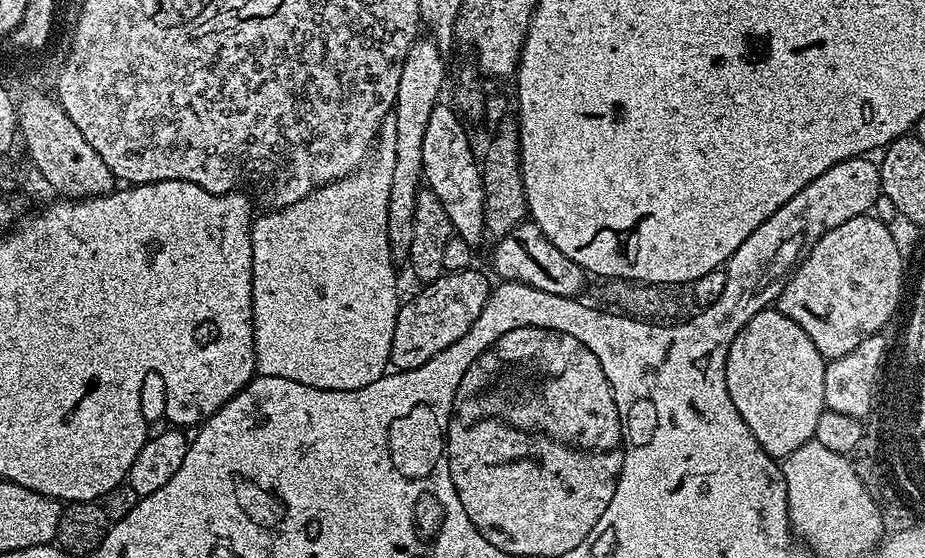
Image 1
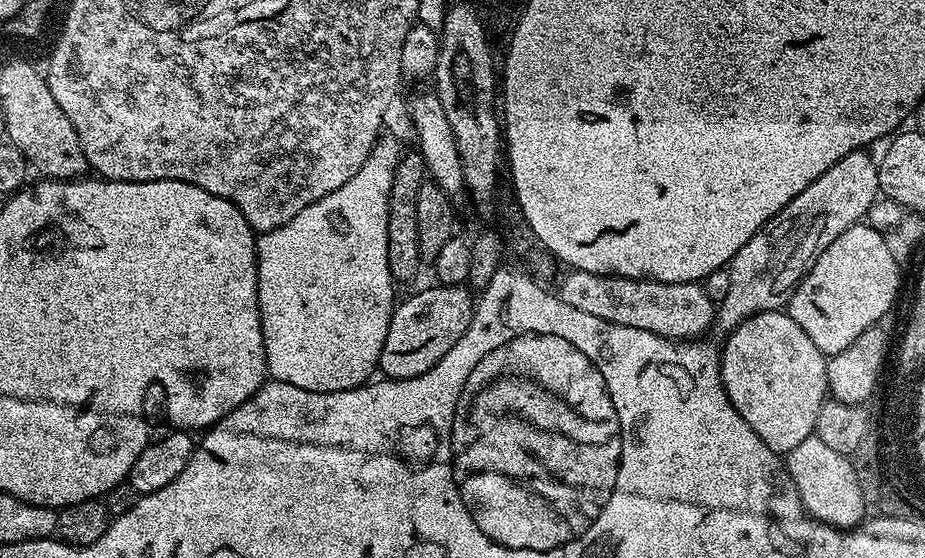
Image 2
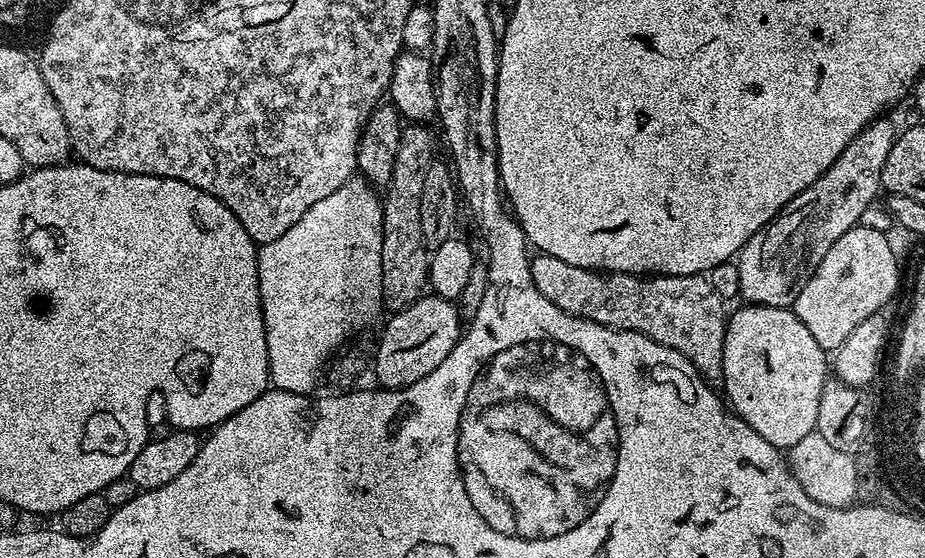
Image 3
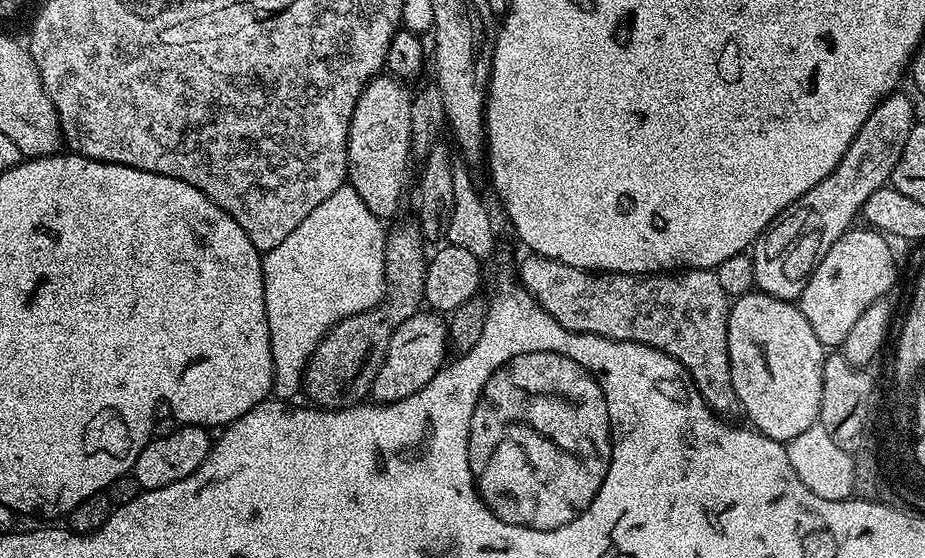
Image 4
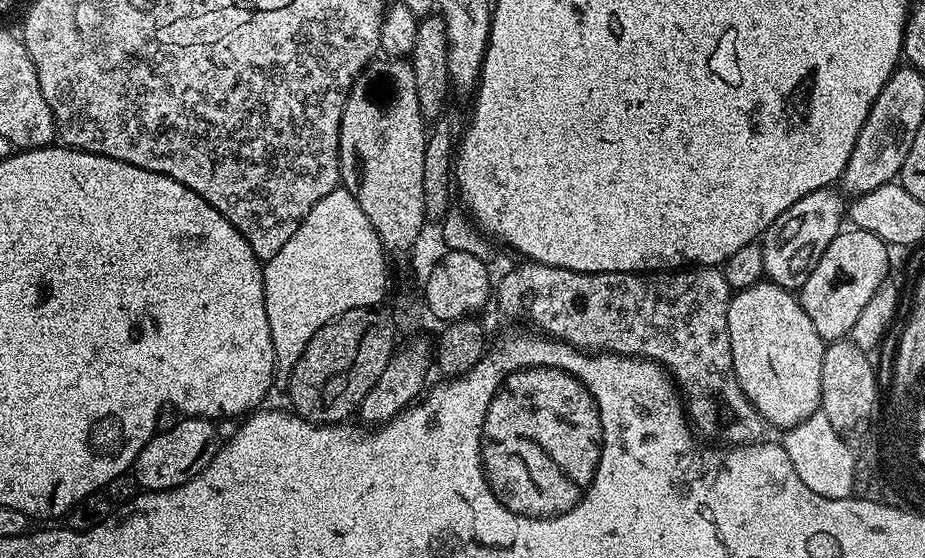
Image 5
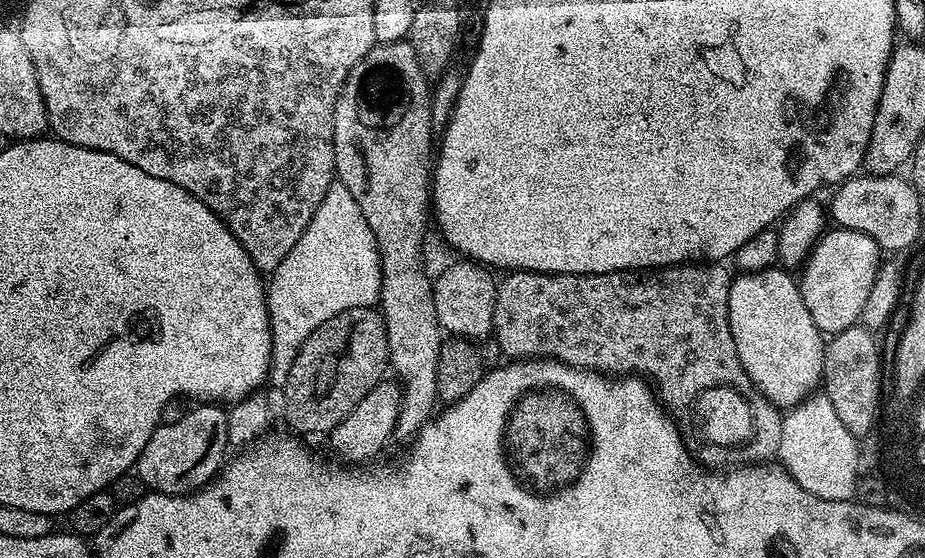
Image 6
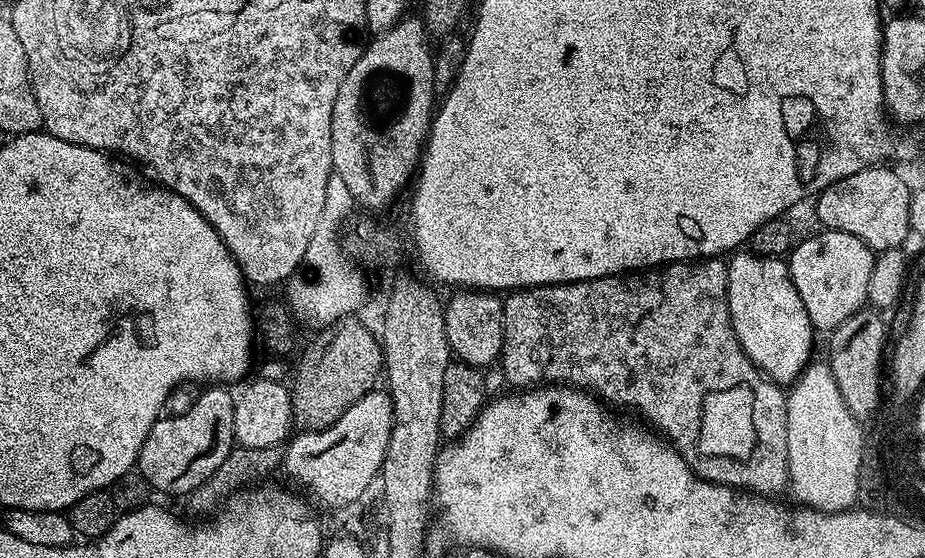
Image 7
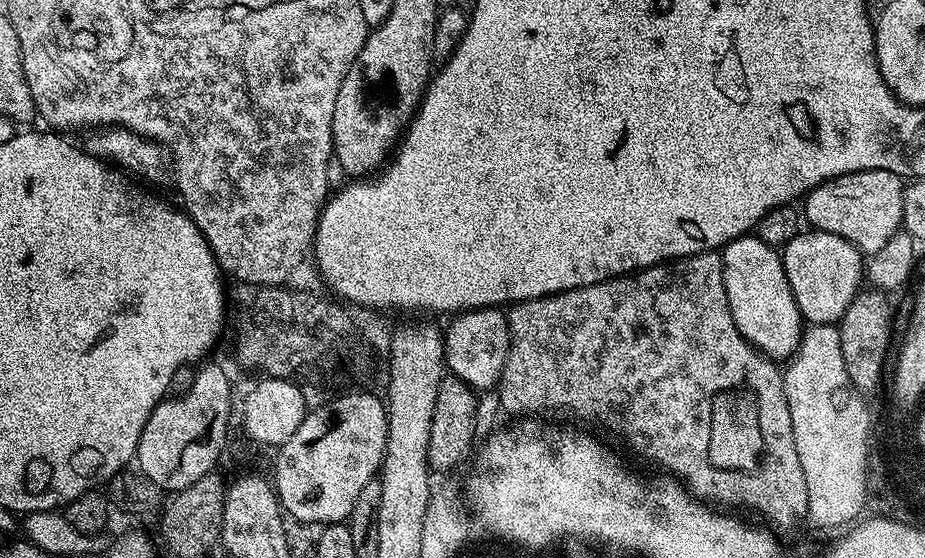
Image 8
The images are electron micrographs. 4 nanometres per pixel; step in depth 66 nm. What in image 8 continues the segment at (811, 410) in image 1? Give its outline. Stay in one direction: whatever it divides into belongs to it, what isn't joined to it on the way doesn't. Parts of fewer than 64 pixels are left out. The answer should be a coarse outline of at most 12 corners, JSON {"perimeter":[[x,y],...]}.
{"perimeter":[[756,235],[724,245],[734,326],[769,360],[800,346],[783,255]]}

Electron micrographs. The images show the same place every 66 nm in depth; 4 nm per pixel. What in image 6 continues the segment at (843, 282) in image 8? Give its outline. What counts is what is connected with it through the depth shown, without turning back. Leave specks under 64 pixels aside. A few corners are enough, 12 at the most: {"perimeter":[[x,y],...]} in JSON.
{"perimeter":[[836,226],[798,283],[820,333],[859,321],[881,263],[874,238]]}

